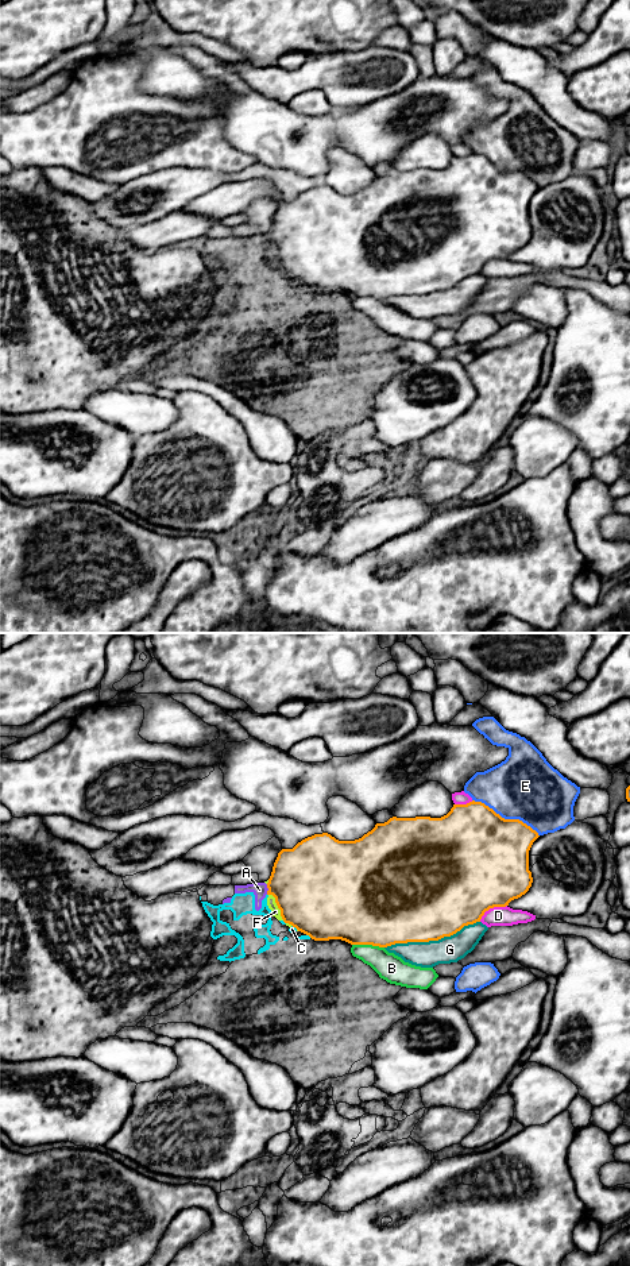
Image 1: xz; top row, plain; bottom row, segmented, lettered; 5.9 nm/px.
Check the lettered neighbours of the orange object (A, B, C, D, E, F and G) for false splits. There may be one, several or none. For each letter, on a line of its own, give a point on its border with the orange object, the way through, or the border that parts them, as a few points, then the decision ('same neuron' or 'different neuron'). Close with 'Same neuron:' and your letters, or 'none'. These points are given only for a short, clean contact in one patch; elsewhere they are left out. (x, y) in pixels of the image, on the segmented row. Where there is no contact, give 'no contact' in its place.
A: xz (269, 890) | different neuron
B: xz (368, 944) | different neuron
C: xz (294, 926) | different neuron
D: xz (491, 907) | different neuron
E: xz (506, 819) | different neuron
F: xz (277, 904) | different neuron
G: xz (432, 940) | different neuron
Same neuron: none

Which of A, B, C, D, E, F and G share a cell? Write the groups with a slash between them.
A C F / B / D / E / G

